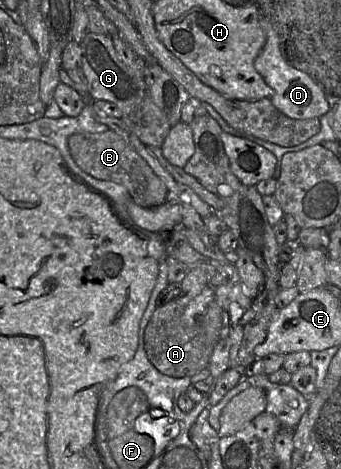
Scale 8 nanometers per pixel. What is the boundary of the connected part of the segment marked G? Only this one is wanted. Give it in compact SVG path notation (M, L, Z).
M89 32L80 47L81 69L87 79L91 97L115 104L121 111L121 119L144 145L161 147L172 126L154 103L145 77L136 75L119 58L112 36Z

